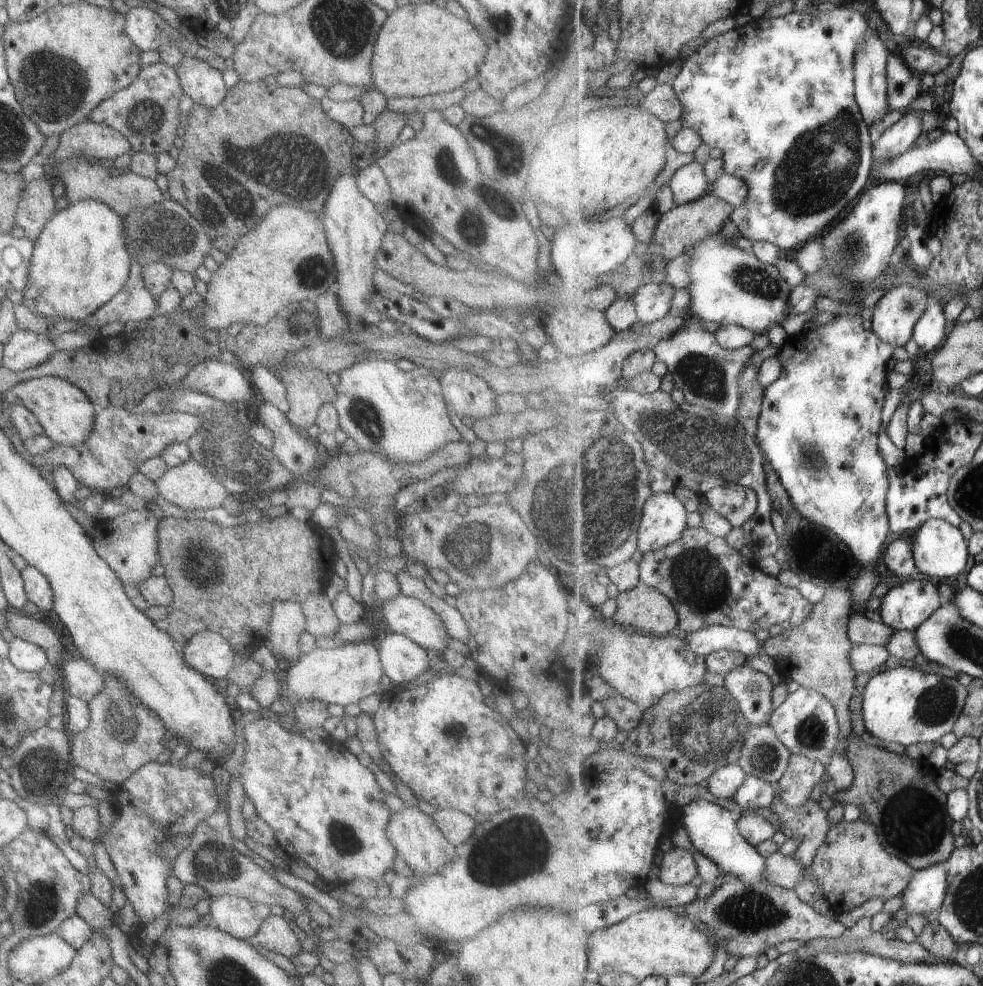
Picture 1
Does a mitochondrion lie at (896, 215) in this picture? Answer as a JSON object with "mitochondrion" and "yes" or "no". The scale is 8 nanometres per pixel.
{"mitochondrion":"no"}

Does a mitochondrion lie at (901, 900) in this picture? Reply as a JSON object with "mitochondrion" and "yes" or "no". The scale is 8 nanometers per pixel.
{"mitochondrion":"no"}

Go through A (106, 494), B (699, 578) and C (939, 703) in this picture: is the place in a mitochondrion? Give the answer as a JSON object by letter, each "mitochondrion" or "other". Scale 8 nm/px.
{"A":"other","B":"mitochondrion","C":"mitochondrion"}

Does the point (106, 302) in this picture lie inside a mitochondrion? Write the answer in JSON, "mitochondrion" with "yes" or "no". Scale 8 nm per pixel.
{"mitochondrion":"no"}

